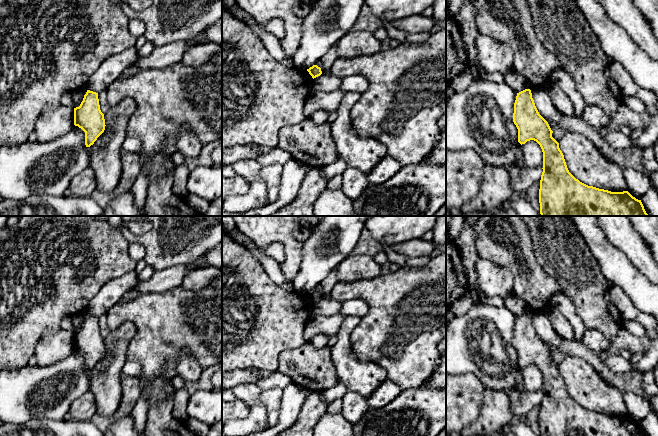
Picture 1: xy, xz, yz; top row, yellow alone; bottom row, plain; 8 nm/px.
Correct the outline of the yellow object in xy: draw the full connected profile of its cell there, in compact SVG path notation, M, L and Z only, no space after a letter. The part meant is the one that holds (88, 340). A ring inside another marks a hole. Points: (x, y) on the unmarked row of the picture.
M87 314L79 331L74 332L74 349L85 356L85 369L90 371L105 354L98 317Z

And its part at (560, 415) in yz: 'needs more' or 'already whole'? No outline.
already whole

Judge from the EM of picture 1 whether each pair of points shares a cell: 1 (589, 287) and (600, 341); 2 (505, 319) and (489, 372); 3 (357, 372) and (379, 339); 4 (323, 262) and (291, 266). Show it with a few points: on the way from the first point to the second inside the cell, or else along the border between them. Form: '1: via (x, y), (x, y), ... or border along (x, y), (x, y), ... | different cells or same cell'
1: border along (586, 327), (598, 330), (611, 341) | different cells
2: via (489, 322), (483, 328), (483, 356) | same cell
3: border along (350, 342), (359, 359), (371, 360), (386, 371) | different cells
4: border along (303, 242), (300, 268), (291, 282) | different cells

